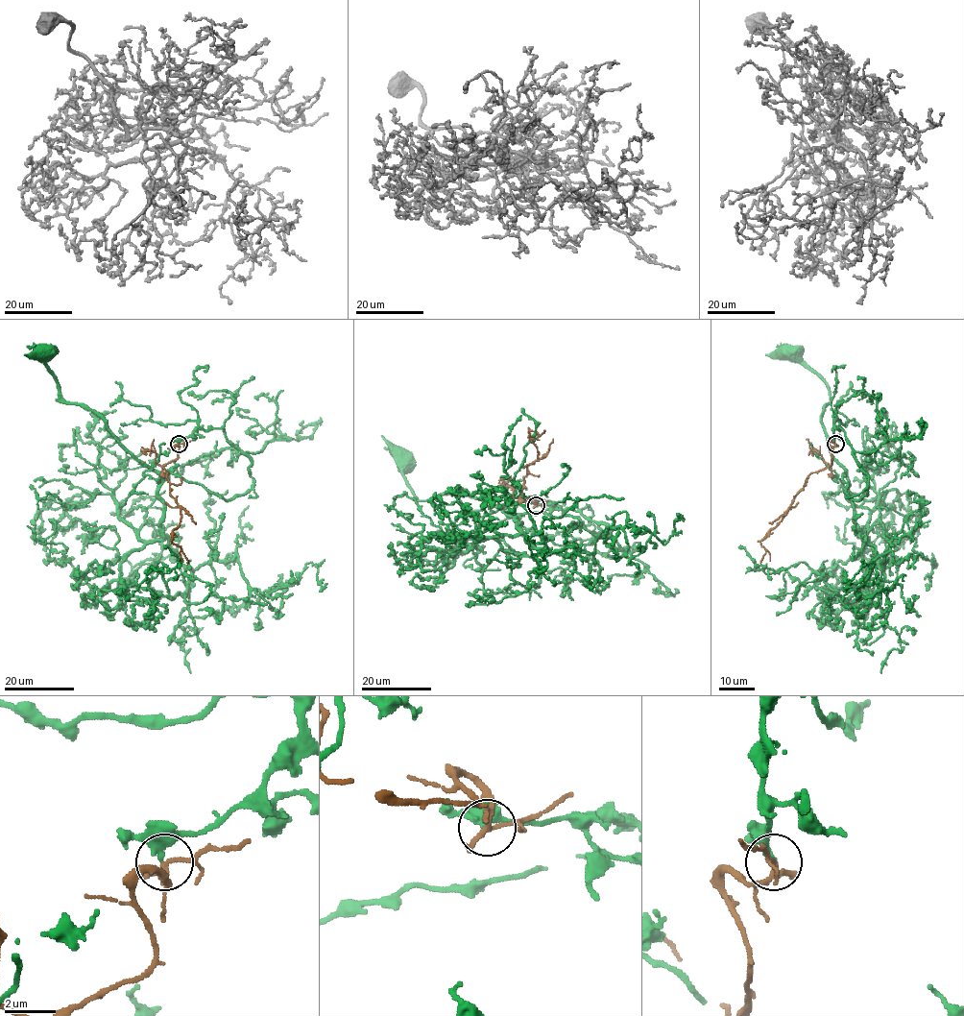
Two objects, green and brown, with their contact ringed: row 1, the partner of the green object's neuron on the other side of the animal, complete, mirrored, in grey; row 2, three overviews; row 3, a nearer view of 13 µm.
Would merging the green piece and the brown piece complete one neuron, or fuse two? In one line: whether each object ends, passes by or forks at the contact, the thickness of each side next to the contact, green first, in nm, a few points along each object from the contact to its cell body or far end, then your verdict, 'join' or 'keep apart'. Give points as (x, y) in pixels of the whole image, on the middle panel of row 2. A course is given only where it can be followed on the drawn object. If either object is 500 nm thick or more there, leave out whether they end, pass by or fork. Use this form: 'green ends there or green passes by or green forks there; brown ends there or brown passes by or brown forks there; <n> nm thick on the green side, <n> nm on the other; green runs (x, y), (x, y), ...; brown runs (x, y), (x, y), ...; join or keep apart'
green ends there; brown forks there; 320 nm thick on the green side, 190 nm on the other; green runs (535, 504), (579, 511), (611, 538), (568, 515), (507, 514), (462, 492), (418, 500), (401, 458); brown runs (536, 504), (534, 497), (535, 501), (519, 499), (526, 467), (539, 454), (529, 430), (539, 435), (544, 430); keep apart

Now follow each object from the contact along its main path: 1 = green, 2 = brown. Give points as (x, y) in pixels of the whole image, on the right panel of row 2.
1: (834, 444), (841, 428), (866, 474), (858, 499), (845, 493), (822, 422), (829, 386), (788, 352)
2: (834, 444), (828, 446), (831, 457), (830, 466), (808, 475), (778, 524), (760, 542), (765, 550), (760, 563)

